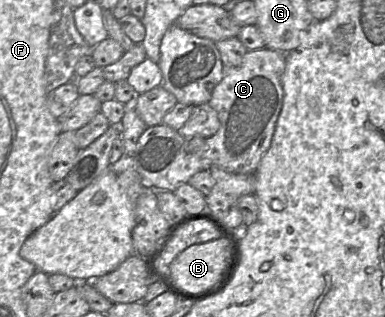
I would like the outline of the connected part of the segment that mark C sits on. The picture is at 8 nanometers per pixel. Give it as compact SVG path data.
M262 48L248 50L239 66L224 66L222 80L214 87L210 106L216 111L220 128L206 139L201 158L207 166L214 165L233 174L254 174L263 155L271 145L276 122L281 112L284 91L282 75L285 70L285 55L279 51Z

